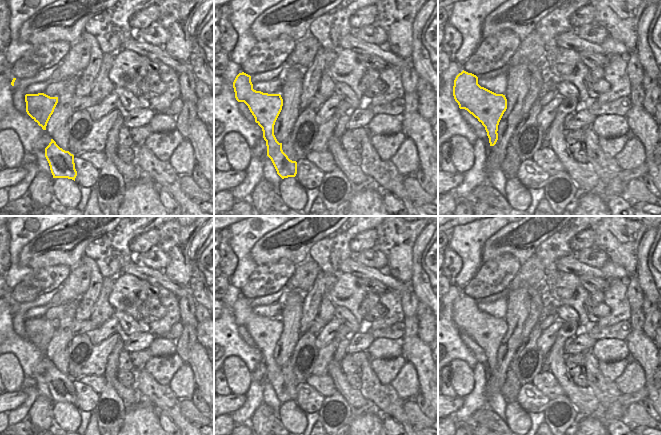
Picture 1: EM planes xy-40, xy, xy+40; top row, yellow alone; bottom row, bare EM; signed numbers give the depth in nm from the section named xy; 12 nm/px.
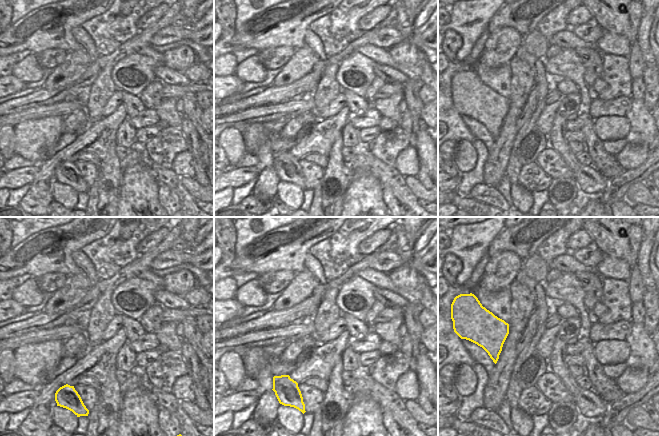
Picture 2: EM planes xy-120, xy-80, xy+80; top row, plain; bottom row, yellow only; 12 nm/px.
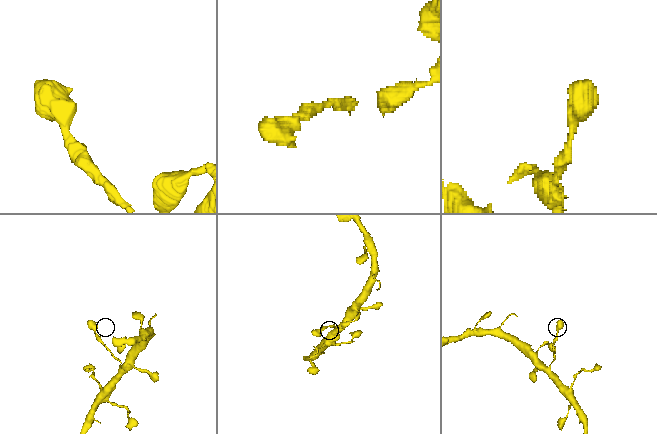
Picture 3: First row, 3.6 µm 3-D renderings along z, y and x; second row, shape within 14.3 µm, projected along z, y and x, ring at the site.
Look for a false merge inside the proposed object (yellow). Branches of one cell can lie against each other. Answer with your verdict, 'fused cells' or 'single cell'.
single cell

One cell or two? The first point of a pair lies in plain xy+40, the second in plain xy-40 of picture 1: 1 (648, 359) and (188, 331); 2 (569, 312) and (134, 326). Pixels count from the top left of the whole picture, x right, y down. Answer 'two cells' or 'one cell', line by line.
1: two cells
2: one cell

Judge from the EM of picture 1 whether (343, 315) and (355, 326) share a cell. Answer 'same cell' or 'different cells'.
same cell

